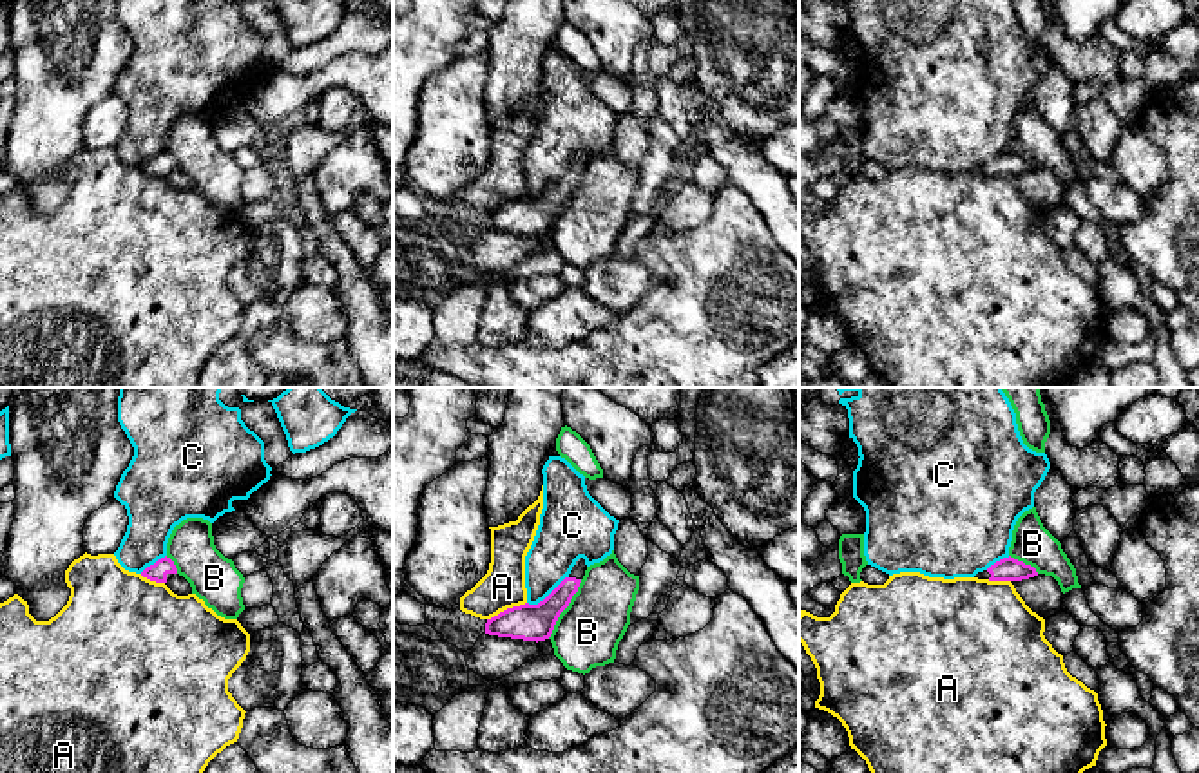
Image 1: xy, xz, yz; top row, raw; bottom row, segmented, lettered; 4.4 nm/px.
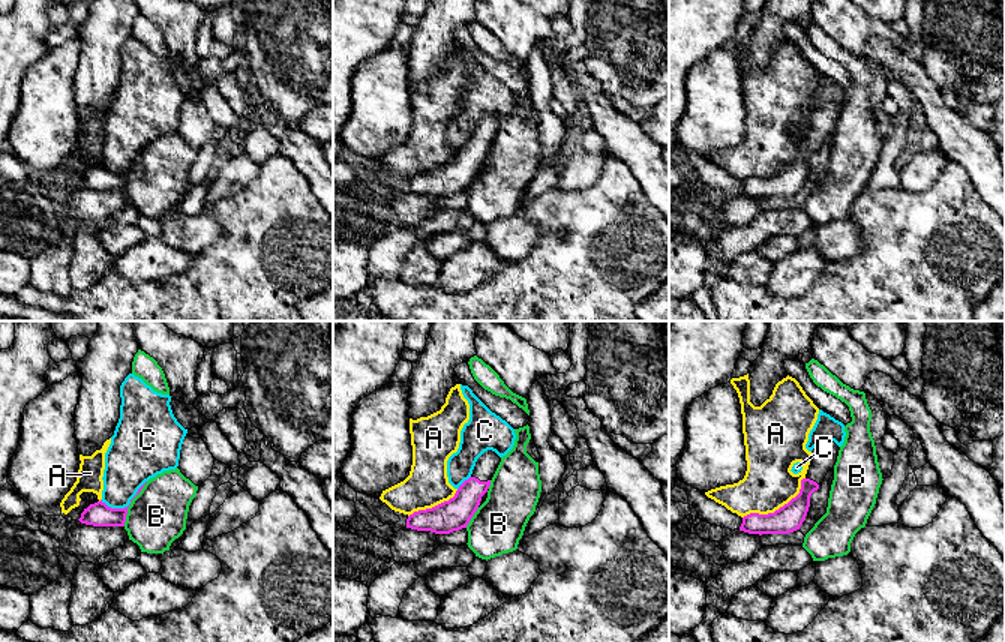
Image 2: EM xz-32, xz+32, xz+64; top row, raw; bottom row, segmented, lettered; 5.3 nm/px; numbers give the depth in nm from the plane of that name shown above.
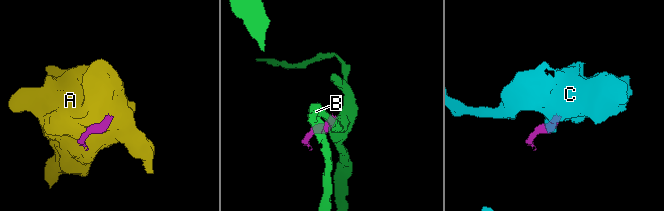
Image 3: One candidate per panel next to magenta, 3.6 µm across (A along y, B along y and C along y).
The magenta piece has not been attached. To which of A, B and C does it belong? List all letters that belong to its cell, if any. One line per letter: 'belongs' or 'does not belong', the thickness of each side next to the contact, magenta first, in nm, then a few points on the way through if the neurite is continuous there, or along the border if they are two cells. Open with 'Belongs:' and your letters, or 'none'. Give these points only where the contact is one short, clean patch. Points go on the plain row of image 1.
Belongs: none
A: does not belong; calibres 160 and 190 nm
B: does not belong; calibres 160 and 300 nm; border xz (582, 174), (547, 232)
C: does not belong; calibres 160 and 220 nm; border xz (567, 171), (542, 194), (527, 198)

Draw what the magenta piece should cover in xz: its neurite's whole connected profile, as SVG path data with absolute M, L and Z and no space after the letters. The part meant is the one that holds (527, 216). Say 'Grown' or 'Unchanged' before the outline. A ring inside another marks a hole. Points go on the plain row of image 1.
Grown. M580 152L571 168L538 199L520 199L487 214L485 228L523 235L545 235L551 232L560 208L569 201L585 170L587 159Z

